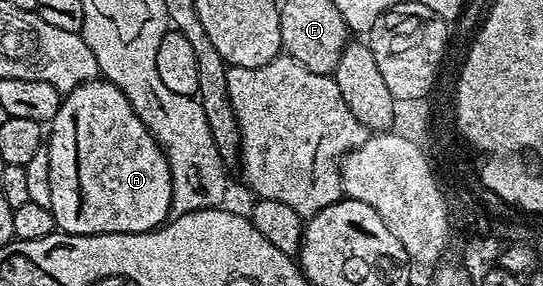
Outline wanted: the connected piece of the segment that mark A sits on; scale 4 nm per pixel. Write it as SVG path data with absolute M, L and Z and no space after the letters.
M95 78L76 86L63 95L58 113L49 125L48 143L45 147L48 150L48 178L52 186L52 202L49 210L54 215L55 225L61 231L70 236L99 236L101 232L152 232L155 228L167 223L168 215L171 213L172 182L170 181L170 167L166 161L166 155L162 153L162 147L154 141L153 134L146 129L144 122L140 122L140 118L134 113L128 102L128 98L110 80Z

